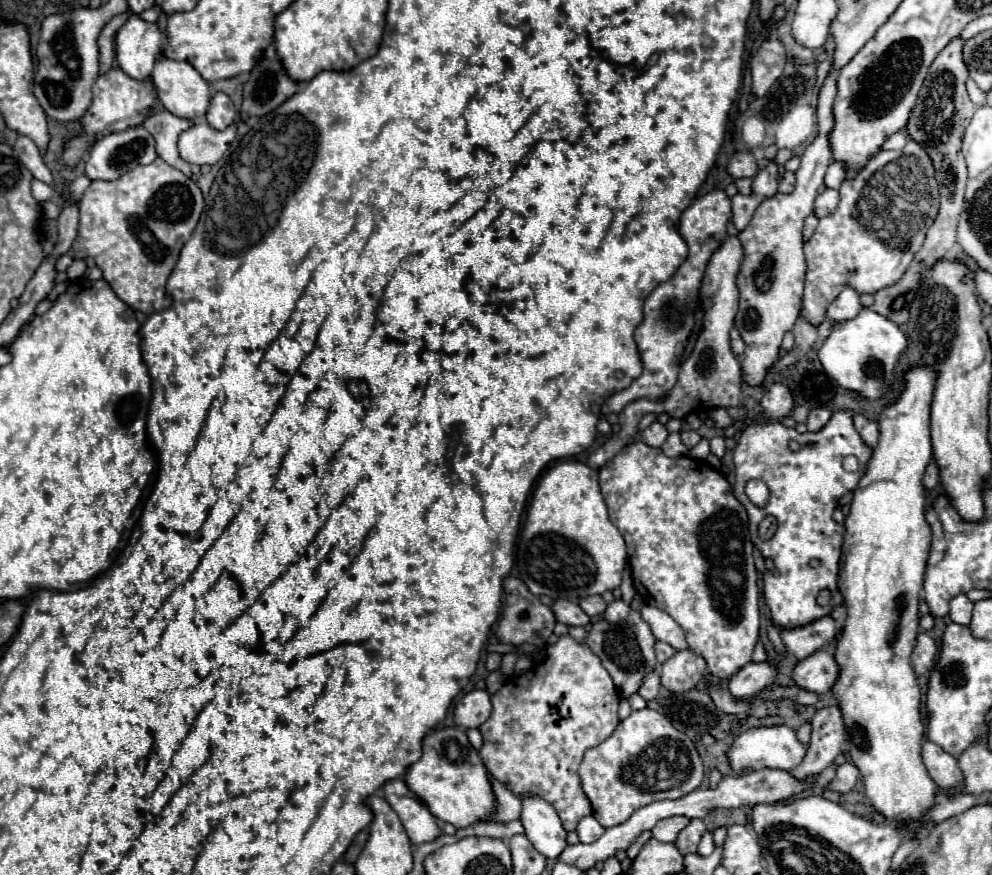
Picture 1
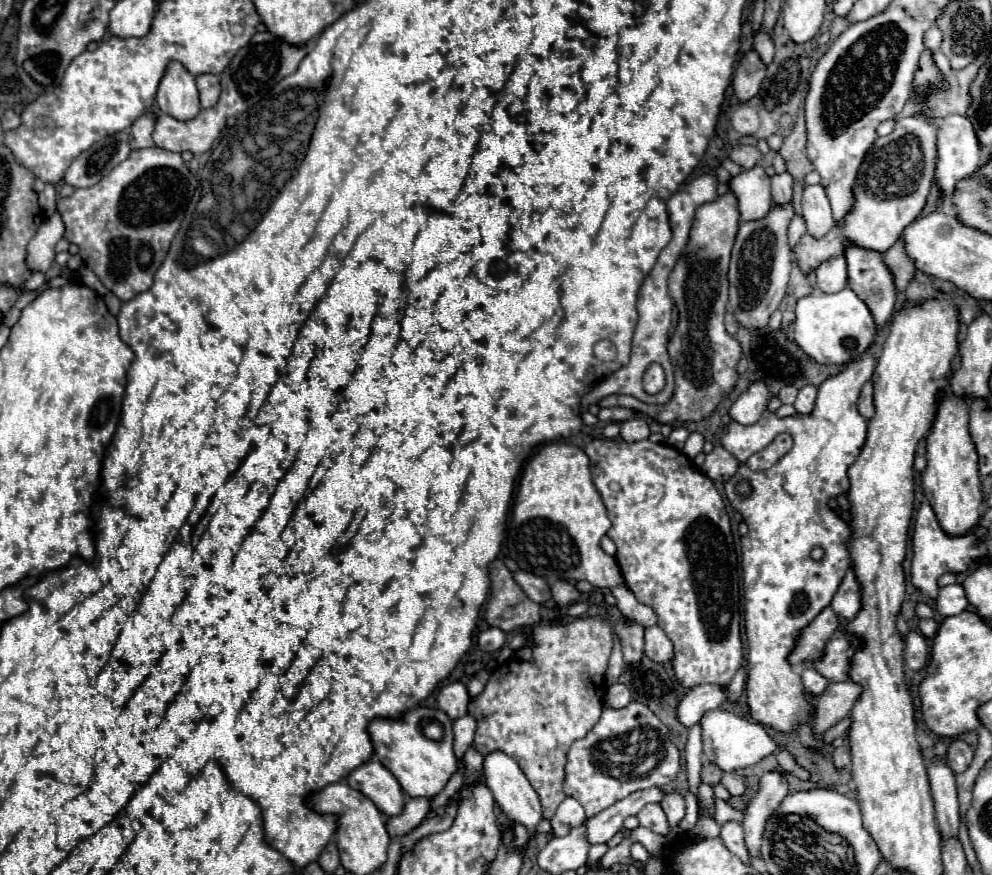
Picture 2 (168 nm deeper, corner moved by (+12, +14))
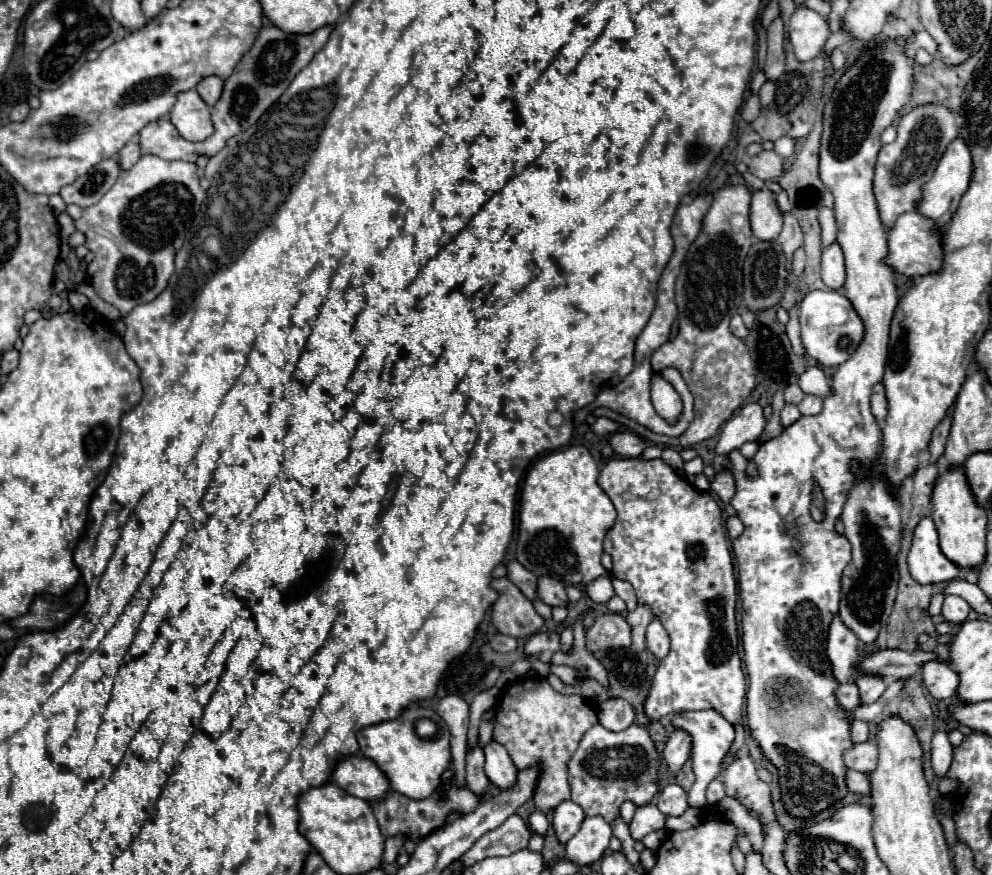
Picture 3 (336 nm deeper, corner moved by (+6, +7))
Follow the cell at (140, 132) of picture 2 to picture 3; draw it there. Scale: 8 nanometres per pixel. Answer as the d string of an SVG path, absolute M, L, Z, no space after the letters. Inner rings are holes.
M130 141L130 143L118 153L118 161L120 161L120 167L122 167L122 169L130 169L140 157L142 157L142 153L140 153L138 141Z

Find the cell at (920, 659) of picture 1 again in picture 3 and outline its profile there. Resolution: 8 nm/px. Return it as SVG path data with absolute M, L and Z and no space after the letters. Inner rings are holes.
M932 659L932 663L924 663L924 667L920 667L920 675L932 697L948 699L956 695L958 675L948 663Z

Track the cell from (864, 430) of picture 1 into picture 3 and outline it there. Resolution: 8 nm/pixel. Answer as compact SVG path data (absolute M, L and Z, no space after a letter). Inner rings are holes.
M878 383L878 385L874 387L870 405L872 405L872 415L876 417L876 421L878 421L880 425L884 425L884 417L886 417L886 395L884 395L884 385L882 385L882 383Z

